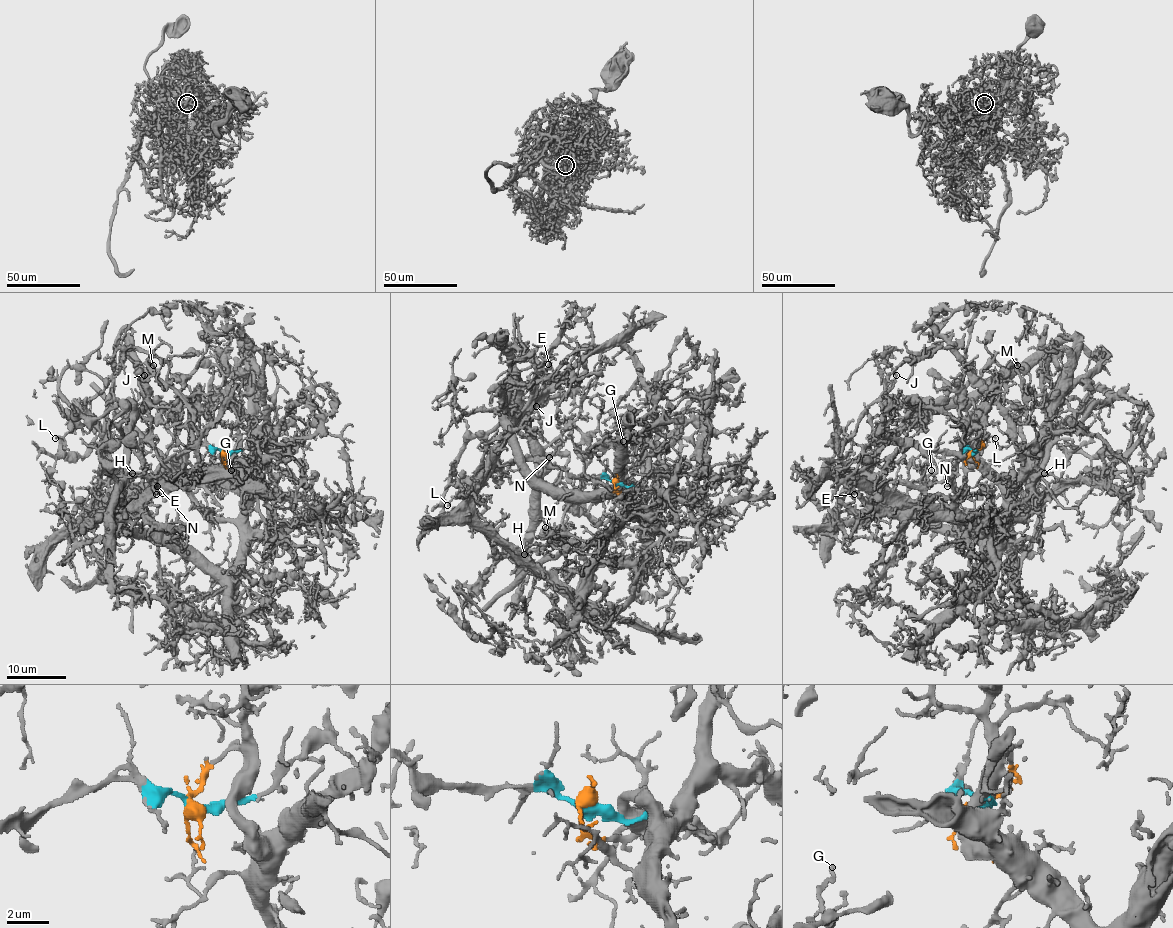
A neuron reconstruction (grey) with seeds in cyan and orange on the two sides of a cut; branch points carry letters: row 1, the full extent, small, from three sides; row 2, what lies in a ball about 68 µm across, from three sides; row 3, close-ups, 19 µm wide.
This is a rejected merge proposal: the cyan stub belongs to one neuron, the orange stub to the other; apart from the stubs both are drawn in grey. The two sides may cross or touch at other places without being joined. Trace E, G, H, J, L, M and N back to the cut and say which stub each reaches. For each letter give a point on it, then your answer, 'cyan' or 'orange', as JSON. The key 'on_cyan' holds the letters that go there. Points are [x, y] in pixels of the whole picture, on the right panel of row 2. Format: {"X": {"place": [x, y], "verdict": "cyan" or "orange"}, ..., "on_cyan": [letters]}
{"E": {"place": [854, 494], "verdict": "cyan"}, "G": {"place": [931, 470], "verdict": "cyan"}, "H": {"place": [1044, 473], "verdict": "cyan"}, "J": {"place": [896, 375], "verdict": "cyan"}, "L": {"place": [995, 438], "verdict": "orange"}, "M": {"place": [1017, 365], "verdict": "orange"}, "N": {"place": [947, 486], "verdict": "cyan"}, "on_cyan": ["E", "G", "H", "J", "N"]}

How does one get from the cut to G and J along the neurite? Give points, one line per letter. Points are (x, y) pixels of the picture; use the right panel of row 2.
G: (973, 453), (967, 446), (958, 459), (948, 505), (907, 505), (836, 468), (921, 486), (932, 469)
J: (973, 453), (967, 446), (958, 459), (948, 505), (871, 491), (842, 462), (858, 418), (896, 375)

